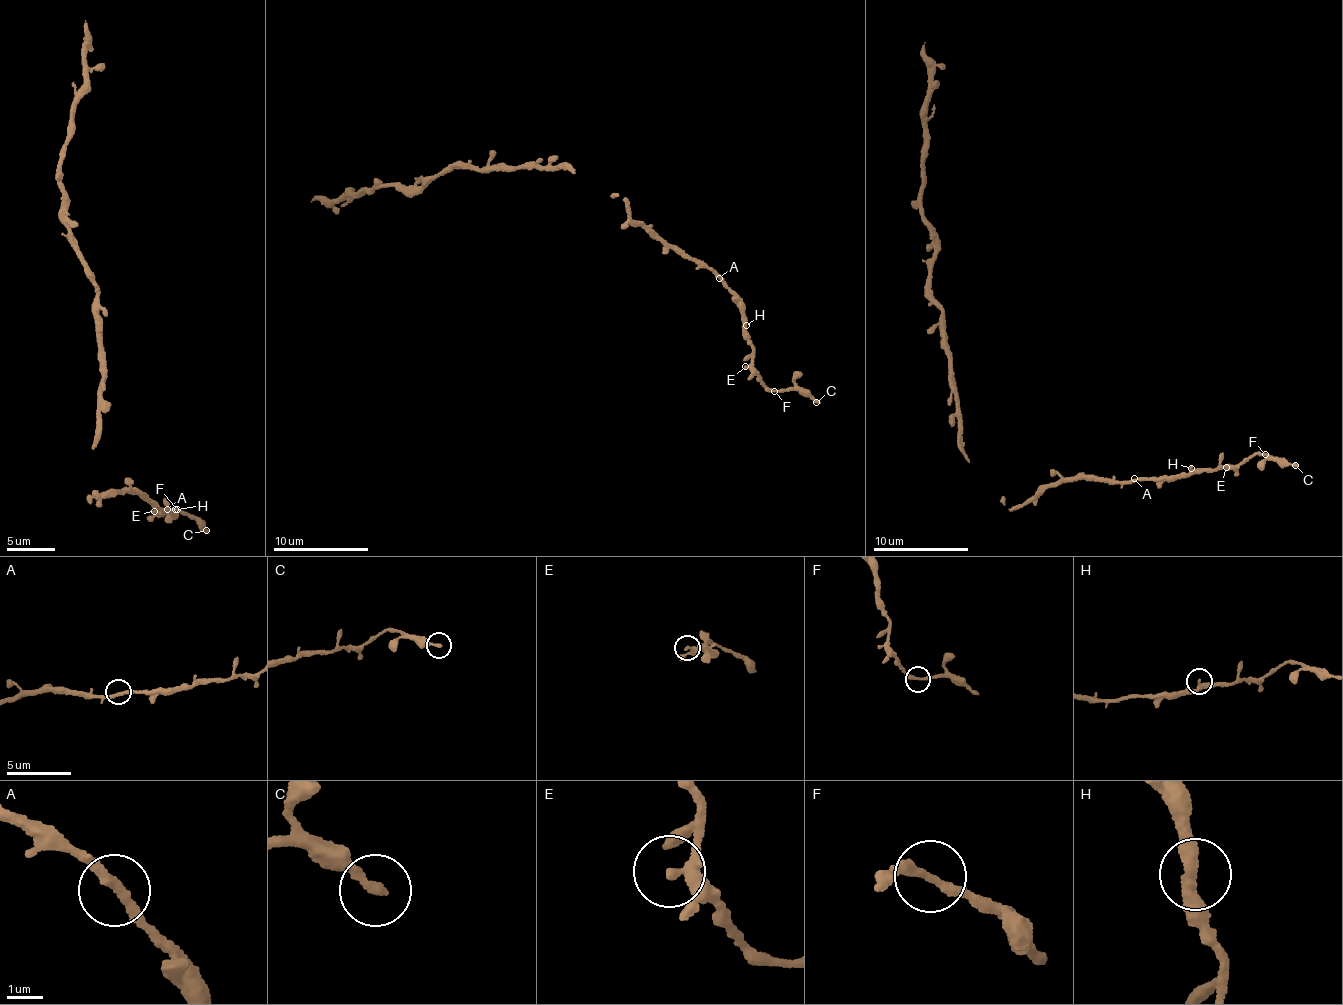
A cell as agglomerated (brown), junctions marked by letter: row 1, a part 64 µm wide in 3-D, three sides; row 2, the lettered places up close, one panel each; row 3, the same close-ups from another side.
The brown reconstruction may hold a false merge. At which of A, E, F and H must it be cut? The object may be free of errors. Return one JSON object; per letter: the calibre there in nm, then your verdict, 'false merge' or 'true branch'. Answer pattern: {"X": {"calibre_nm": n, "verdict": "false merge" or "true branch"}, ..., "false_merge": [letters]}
{"A": {"calibre_nm": 280, "verdict": "true branch"}, "E": {"calibre_nm": 280, "verdict": "true branch"}, "F": {"calibre_nm": 240, "verdict": "true branch"}, "H": {"calibre_nm": 260, "verdict": "true branch"}, "false_merge": []}

